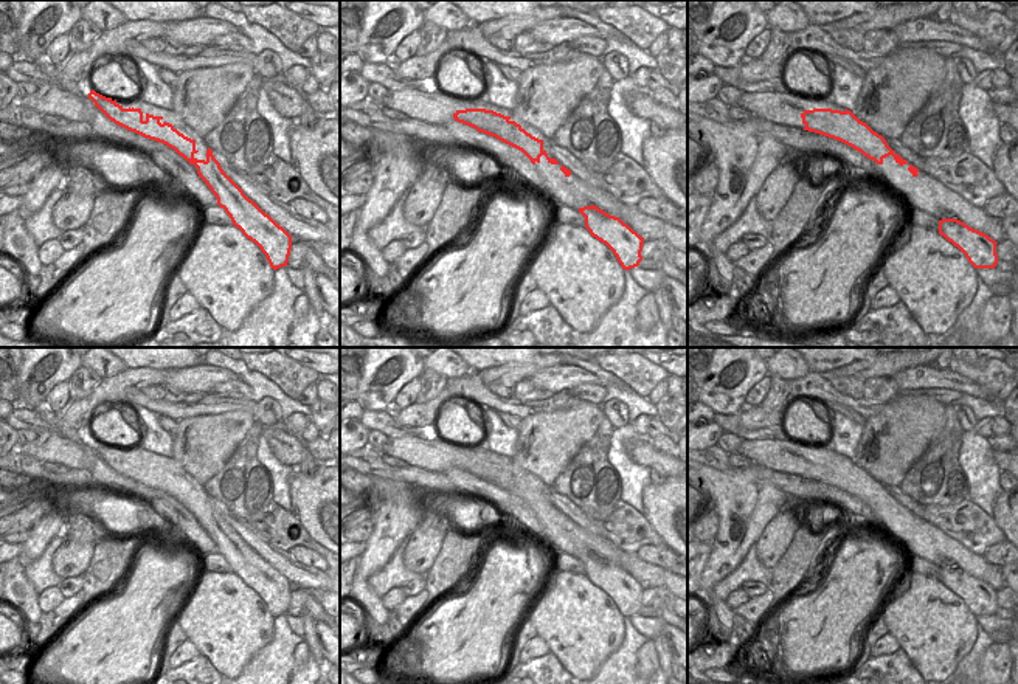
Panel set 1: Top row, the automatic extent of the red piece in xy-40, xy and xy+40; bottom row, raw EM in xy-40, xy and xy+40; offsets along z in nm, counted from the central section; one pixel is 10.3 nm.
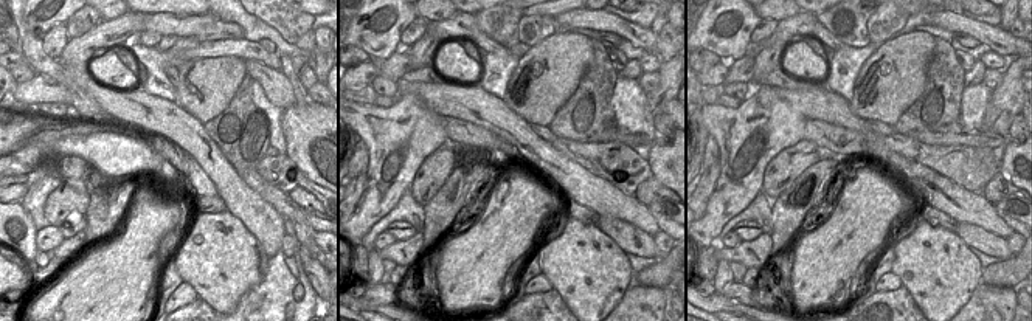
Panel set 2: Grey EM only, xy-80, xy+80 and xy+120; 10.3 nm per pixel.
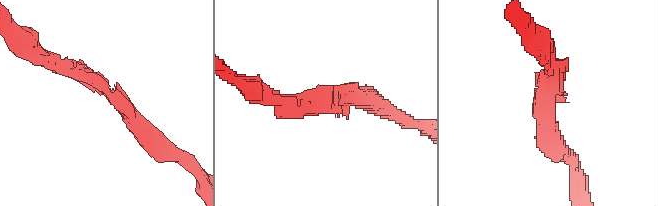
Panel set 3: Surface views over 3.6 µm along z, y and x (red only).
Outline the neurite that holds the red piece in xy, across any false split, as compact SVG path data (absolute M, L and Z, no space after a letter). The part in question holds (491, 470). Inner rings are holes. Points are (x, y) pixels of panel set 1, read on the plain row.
M466 456L453 461L455 468L462 470L495 484L497 487L521 498L532 512L540 510L540 504L545 503L548 510L559 512L556 506L549 506L543 496L543 487L538 487L528 481L520 472L493 458L486 456Z

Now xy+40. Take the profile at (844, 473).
M813 456L801 461L804 478L815 479L833 487L838 487L855 498L861 499L877 512L889 503L894 504L900 513L908 509L899 501L895 503L886 487L874 479L866 470L860 468L850 458Z

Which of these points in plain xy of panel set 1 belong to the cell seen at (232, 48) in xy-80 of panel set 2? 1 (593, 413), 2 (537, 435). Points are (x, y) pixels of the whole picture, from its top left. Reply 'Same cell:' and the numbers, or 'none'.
Same cell: none

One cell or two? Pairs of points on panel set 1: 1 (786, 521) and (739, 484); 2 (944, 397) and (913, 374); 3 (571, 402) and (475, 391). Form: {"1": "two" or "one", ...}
{"1": "two", "2": "two", "3": "one"}

